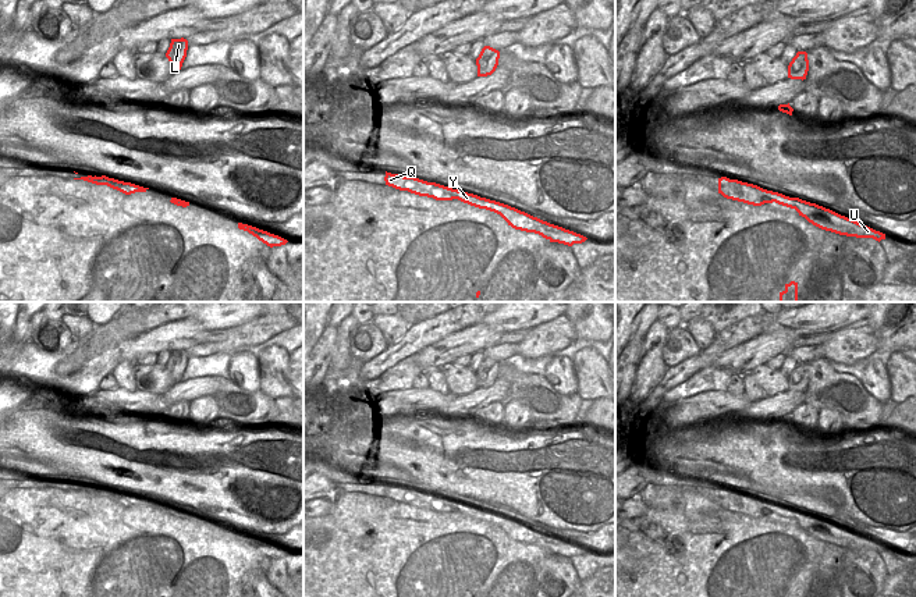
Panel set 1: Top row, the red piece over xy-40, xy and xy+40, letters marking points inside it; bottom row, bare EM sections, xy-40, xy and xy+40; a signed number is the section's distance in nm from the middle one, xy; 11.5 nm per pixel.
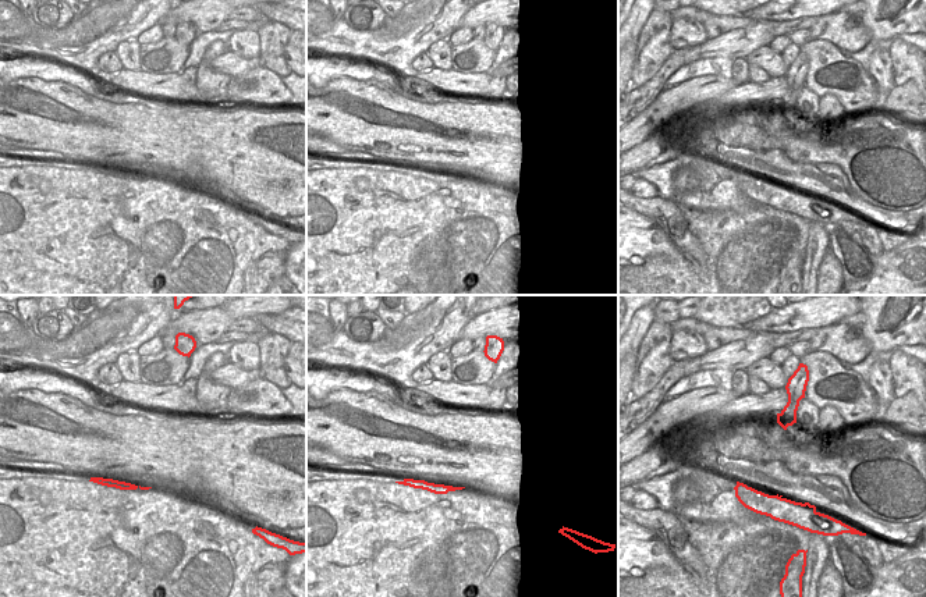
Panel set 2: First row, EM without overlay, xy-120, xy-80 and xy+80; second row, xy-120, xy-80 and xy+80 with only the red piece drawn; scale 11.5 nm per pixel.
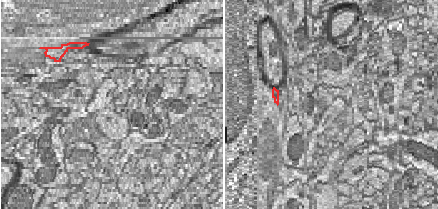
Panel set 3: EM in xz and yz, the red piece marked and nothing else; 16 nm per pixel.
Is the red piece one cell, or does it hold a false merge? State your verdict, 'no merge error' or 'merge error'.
merge error

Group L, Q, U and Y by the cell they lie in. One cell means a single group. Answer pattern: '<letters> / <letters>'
L / Q U Y

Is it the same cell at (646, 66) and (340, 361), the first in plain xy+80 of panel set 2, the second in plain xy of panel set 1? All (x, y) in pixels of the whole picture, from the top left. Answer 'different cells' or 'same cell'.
same cell

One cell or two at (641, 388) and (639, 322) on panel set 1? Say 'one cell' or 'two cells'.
two cells

